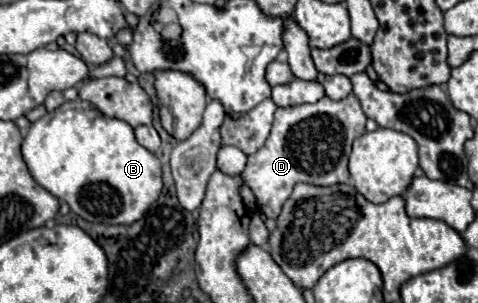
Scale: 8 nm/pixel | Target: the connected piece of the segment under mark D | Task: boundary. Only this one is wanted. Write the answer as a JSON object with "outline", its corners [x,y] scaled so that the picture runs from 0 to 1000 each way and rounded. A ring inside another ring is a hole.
{"outline":[[[728,314],[715,333],[674,320],[653,347],[586,353],[573,380],[569,432],[548,492],[519,518],[506,591],[527,624],[544,696],[577,723],[594,663],[607,650],[611,617],[628,597],[653,611],[732,604],[728,512],[736,465],[766,432],[766,386],[753,333]]]}

